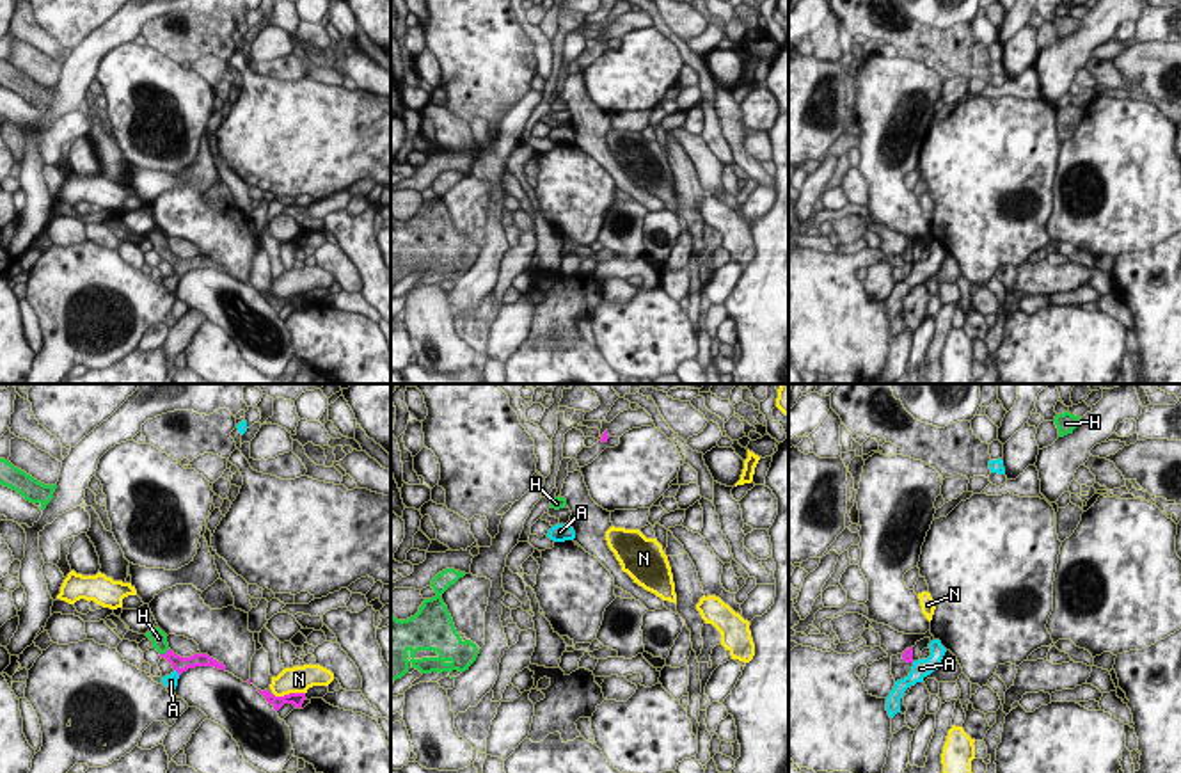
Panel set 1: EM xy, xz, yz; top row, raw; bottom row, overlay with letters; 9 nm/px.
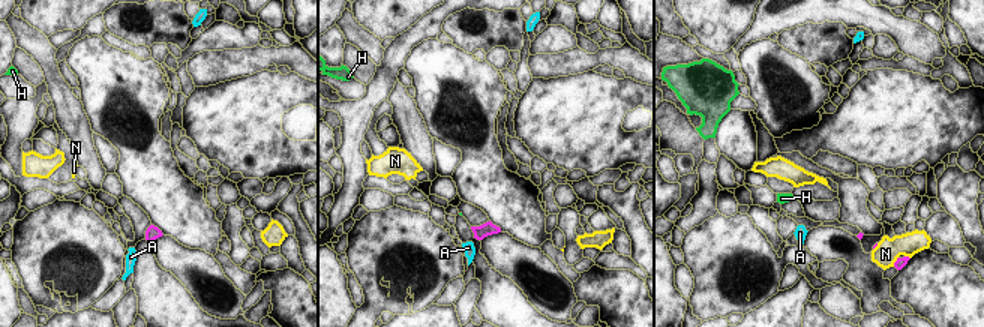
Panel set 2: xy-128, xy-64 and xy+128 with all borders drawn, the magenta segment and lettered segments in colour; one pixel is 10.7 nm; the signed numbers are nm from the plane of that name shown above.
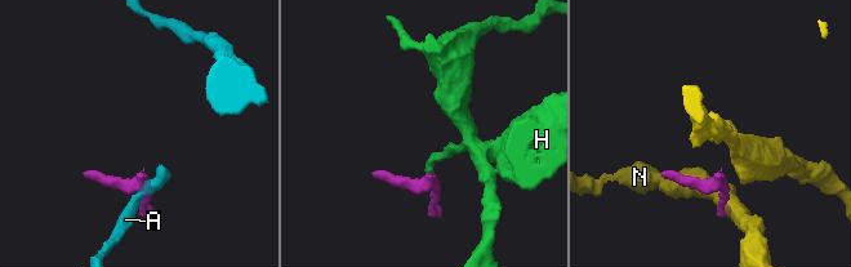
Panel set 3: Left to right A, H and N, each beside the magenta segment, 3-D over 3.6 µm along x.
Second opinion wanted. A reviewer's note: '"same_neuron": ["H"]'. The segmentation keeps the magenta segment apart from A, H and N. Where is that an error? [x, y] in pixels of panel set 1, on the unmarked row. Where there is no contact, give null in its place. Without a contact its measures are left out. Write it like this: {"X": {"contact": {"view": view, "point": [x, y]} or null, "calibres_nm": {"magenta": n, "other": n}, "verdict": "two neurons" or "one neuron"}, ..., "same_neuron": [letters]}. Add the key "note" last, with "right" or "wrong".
{"A": {"contact": {"view": "xy", "point": [178, 274]}, "calibres_nm": {"magenta": 140, "other": 120}, "verdict": "two neurons"}, "H": {"contact": {"view": "xy", "point": [166, 255]}, "calibres_nm": {"magenta": 140, "other": 140}, "verdict": "one neuron"}, "N": {"contact": {"view": "xy", "point": [290, 295]}, "calibres_nm": {"magenta": 130, "other": 240}, "verdict": "two neurons"}, "same_neuron": ["H"], "note": "right"}

